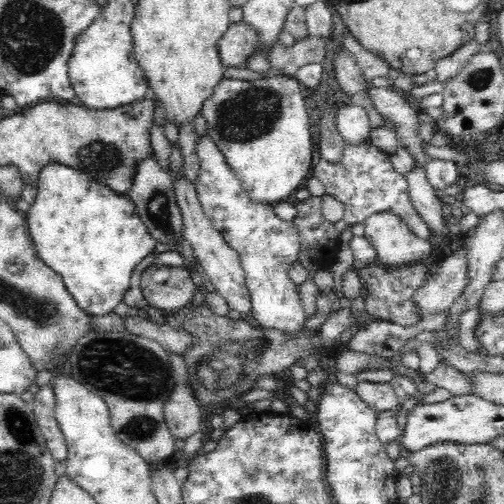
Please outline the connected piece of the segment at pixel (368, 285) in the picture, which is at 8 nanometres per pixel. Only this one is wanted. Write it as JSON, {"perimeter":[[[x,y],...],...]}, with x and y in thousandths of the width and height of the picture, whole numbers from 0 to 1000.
{"perimeter":[[[833,520],[802,532],[786,532],[784,538],[772,538],[772,532],[754,528],[750,522],[730,528],[714,528],[712,552],[730,579],[726,591],[726,619],[746,633],[766,635],[798,649],[817,647],[835,635],[825,601],[821,601],[821,579],[829,575],[833,562],[851,552],[849,528],[845,520]]]}

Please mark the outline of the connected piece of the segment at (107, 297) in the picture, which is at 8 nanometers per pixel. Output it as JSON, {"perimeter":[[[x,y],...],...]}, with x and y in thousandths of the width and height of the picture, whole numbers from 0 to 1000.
{"perimeter":[[[129,325],[87,327],[77,347],[73,393],[48,433],[73,508],[127,554],[131,573],[155,607],[183,627],[202,629],[224,619],[258,571],[262,536],[308,500],[310,476],[288,452],[262,395],[222,381],[214,369],[183,357],[175,343]]]}

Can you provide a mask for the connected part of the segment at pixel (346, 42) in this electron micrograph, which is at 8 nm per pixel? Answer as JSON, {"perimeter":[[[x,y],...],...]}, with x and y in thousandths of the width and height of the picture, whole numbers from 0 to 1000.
{"perimeter":[[[692,60],[683,65],[681,91],[690,105],[702,111],[726,159],[738,159],[750,151],[760,153],[772,145],[776,135],[770,123],[758,111],[726,99]]]}

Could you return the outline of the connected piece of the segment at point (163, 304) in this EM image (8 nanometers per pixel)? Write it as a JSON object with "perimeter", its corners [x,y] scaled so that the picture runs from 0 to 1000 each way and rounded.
{"perimeter":[[[308,522],[282,540],[278,567],[296,607],[323,619],[373,607],[391,579],[373,534]]]}

